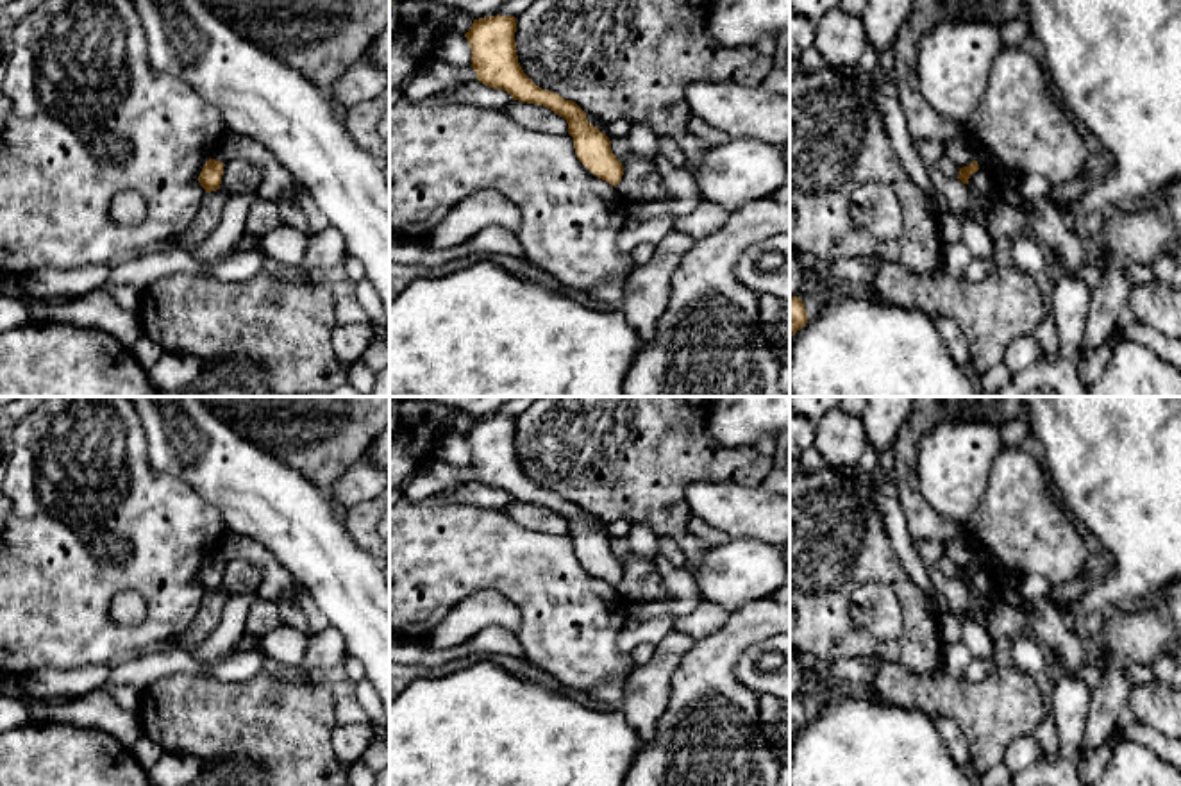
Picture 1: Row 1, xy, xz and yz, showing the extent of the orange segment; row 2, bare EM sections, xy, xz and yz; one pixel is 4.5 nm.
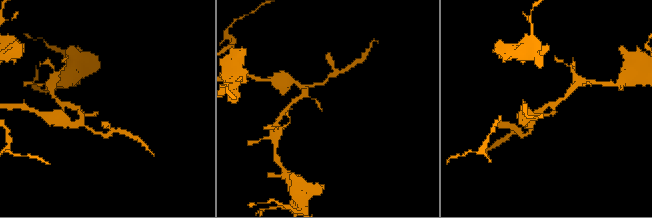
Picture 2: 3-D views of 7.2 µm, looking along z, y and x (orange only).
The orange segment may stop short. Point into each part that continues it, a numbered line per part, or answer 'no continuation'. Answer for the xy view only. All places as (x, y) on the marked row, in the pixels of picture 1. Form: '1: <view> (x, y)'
no continuation

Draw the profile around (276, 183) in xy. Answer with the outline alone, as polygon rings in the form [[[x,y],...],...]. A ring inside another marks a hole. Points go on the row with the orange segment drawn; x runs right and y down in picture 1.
[[[230,130],[225,132],[216,146],[213,159],[229,163],[245,159],[261,170],[261,182],[255,195],[264,200],[288,198],[297,202],[297,182],[291,173],[257,141],[241,138]]]

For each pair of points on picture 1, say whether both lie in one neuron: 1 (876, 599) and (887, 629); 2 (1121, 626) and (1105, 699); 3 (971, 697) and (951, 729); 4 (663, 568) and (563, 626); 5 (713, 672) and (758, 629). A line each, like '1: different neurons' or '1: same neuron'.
1: same neuron
2: same neuron
3: different neurons
4: different neurons
5: same neuron

